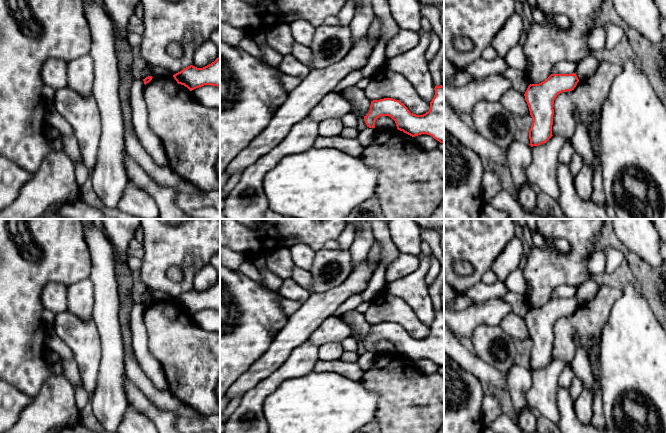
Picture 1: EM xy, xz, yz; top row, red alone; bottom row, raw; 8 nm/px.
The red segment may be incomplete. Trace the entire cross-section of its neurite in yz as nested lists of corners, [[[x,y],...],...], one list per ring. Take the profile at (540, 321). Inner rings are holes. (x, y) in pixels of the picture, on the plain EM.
[[[551,298],[539,308],[530,308],[524,318],[533,343],[529,354],[530,370],[546,367],[552,359],[554,324],[558,318],[572,315],[579,303],[573,298]]]

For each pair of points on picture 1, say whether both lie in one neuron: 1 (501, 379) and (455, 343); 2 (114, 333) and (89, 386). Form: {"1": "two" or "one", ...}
{"1": "one", "2": "two"}

